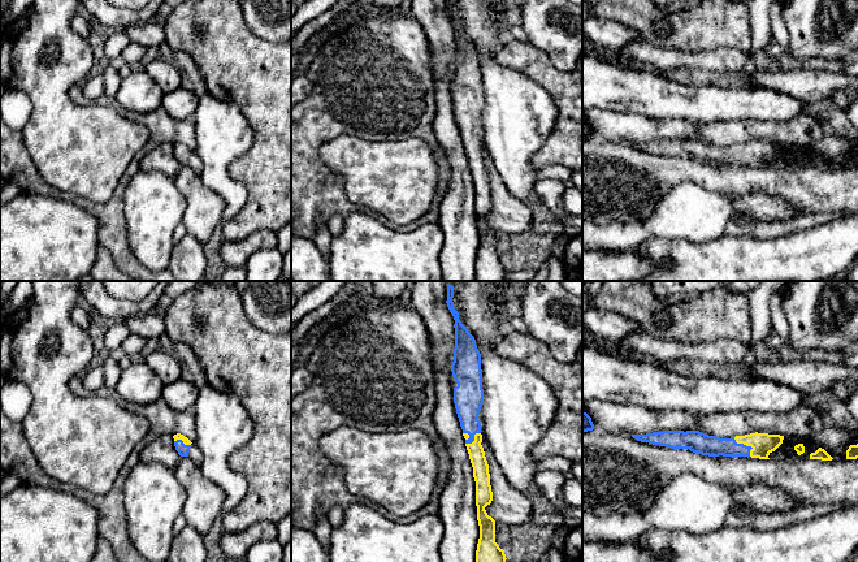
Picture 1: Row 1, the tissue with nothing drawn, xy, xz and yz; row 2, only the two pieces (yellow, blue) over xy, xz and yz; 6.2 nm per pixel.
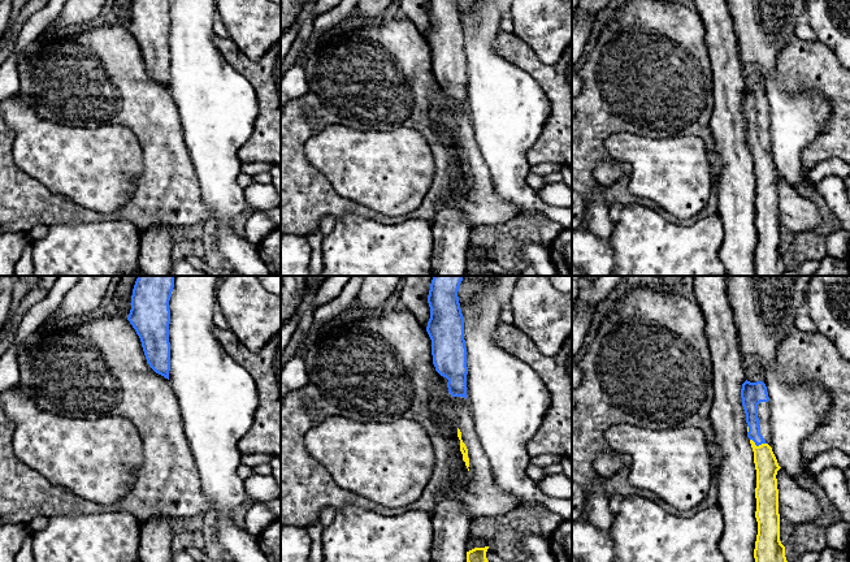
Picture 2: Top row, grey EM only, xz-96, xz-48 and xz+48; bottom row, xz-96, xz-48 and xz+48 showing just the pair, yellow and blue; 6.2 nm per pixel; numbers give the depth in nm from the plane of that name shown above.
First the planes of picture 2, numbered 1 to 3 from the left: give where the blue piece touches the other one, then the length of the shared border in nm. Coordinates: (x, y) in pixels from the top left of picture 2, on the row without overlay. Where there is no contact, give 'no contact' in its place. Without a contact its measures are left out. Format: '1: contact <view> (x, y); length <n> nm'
1: no contact
2: no contact
3: contact xz+48 (759, 154); length 110 nm

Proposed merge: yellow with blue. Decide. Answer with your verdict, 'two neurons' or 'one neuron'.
one neuron

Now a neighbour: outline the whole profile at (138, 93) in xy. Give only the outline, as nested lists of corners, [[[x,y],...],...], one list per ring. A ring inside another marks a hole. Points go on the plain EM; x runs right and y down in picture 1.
[[[133,72],[122,79],[122,83],[114,99],[130,112],[140,114],[155,111],[161,107],[164,92],[159,85],[146,73]]]

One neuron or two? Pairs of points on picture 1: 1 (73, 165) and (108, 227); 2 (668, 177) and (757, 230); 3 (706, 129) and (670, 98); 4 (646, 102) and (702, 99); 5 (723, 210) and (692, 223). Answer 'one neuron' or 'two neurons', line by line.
1: two neurons
2: two neurons
3: two neurons
4: one neuron
5: one neuron

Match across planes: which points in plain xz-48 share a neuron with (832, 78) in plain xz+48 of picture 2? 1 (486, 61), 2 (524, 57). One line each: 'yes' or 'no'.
1: no
2: yes

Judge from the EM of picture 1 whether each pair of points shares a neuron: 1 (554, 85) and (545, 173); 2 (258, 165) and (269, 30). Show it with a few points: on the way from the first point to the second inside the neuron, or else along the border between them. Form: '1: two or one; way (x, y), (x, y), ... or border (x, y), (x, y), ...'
1: two; border (568, 167), (546, 165), (536, 169)
2: two; border (245, 21), (261, 38), (277, 42)

